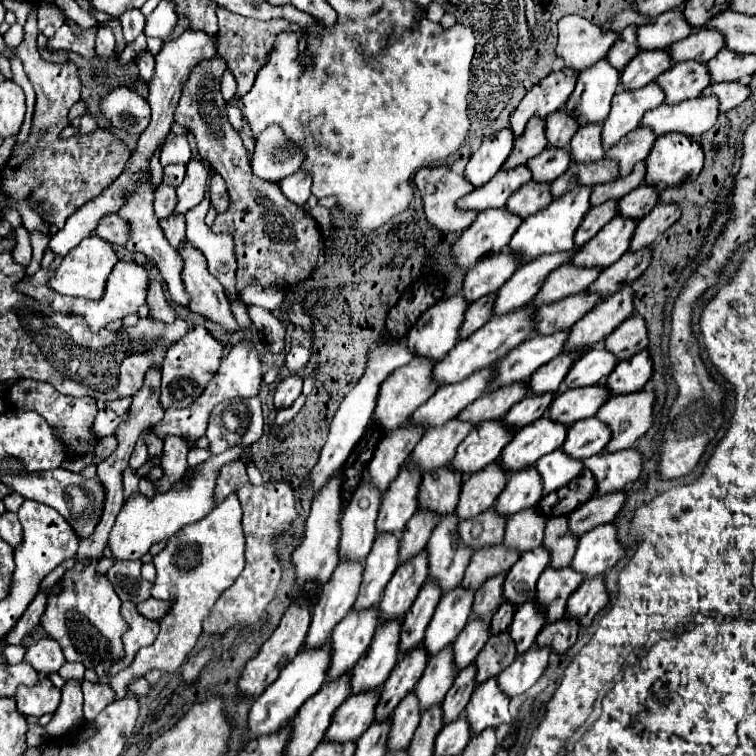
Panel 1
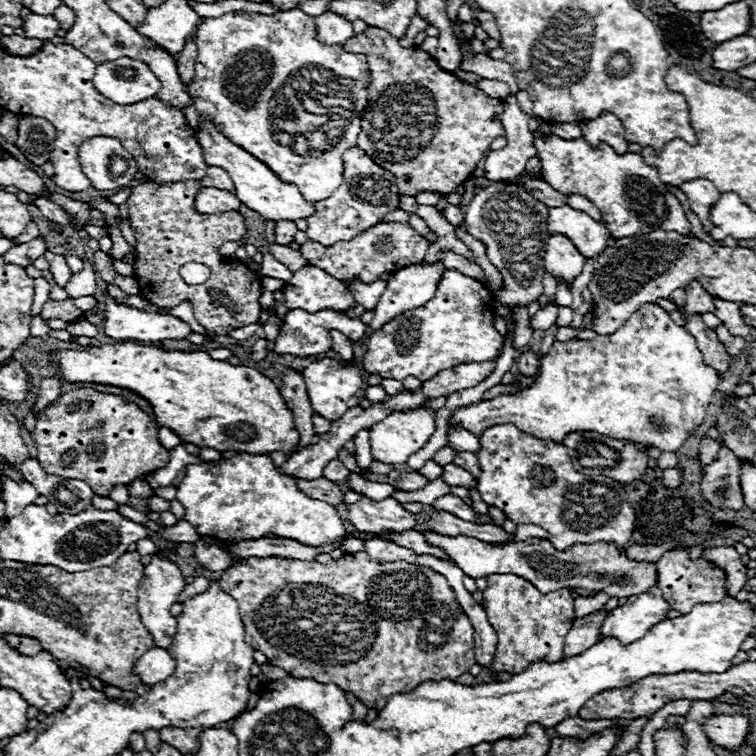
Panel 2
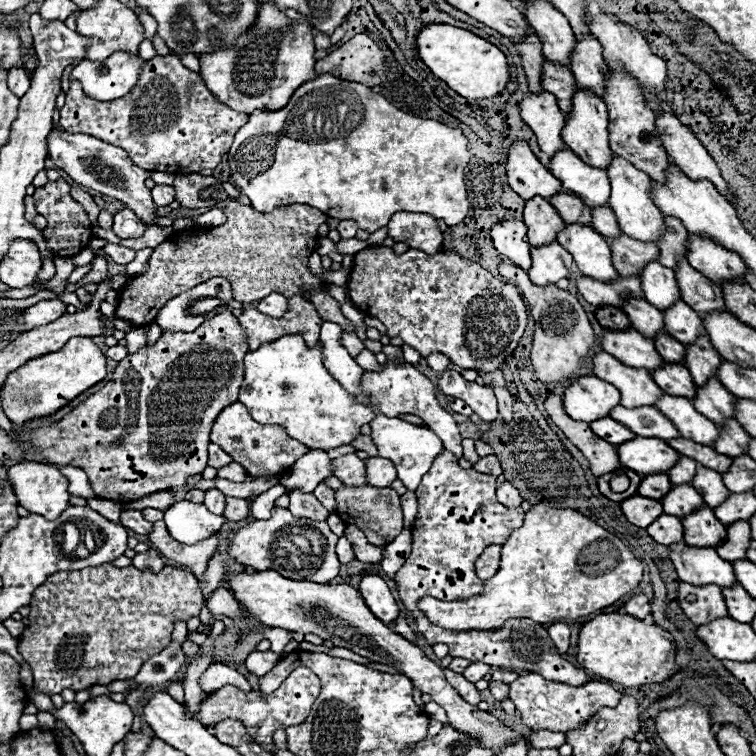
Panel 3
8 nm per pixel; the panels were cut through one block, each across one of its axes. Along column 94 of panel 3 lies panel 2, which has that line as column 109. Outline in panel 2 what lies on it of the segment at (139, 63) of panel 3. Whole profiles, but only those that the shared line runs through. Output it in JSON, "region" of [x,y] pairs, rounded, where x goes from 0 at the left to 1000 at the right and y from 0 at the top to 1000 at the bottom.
{"region":[[[161,74],[156,79],[130,85],[124,114],[135,127],[153,138],[177,138],[183,132],[206,127],[214,111],[190,82]]]}

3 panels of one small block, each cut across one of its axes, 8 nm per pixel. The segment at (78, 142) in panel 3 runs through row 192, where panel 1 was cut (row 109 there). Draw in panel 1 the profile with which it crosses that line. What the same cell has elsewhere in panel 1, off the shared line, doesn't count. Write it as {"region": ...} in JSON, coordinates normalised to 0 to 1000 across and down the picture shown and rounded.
{"region":[[[153,116],[140,130],[135,130],[132,148],[146,159],[151,169],[172,177],[188,177],[198,161],[196,135],[169,116]]]}

